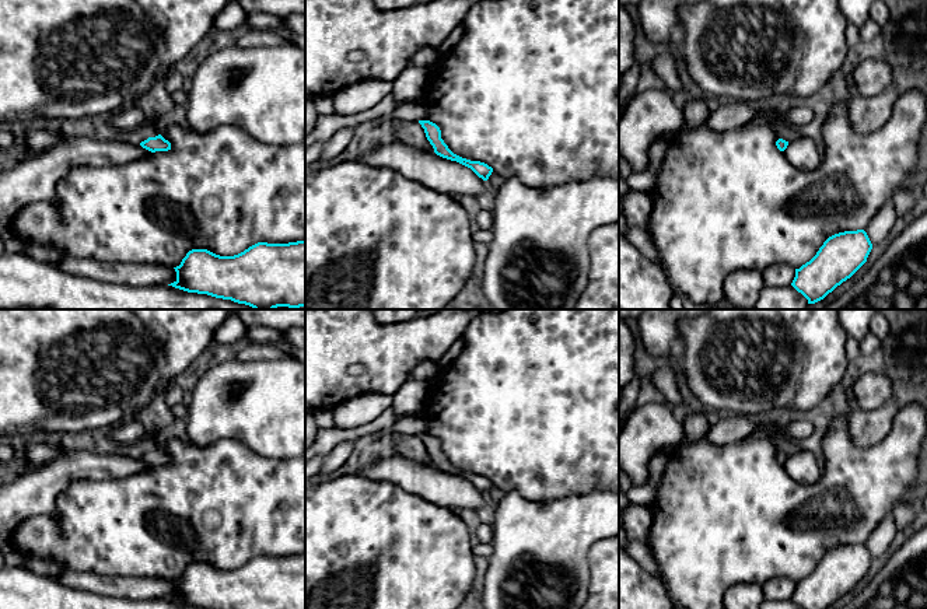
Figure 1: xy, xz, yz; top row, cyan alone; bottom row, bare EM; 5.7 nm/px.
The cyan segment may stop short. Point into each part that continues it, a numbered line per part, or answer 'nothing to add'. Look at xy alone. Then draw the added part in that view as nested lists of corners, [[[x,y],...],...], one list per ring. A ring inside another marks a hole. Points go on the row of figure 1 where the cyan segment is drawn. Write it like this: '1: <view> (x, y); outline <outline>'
nothing to add

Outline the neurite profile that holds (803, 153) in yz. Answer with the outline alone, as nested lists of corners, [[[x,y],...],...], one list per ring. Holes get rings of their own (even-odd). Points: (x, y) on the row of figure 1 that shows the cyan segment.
[[[800,137],[783,151],[788,162],[801,171],[814,171],[822,161],[822,153],[811,139]]]

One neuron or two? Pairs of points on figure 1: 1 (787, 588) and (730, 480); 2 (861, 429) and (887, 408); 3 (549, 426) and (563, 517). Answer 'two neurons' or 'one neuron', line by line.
1: two neurons
2: one neuron
3: two neurons

